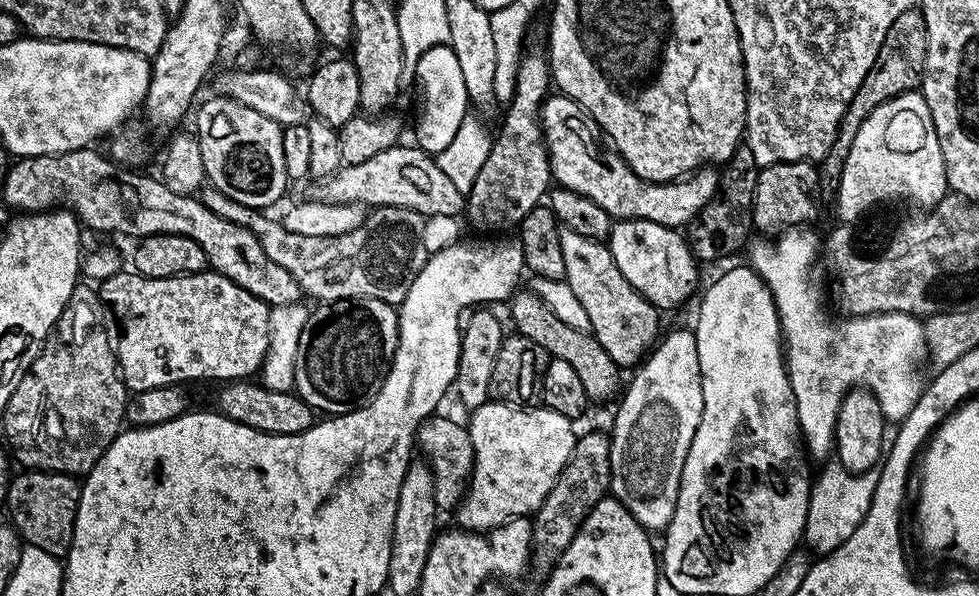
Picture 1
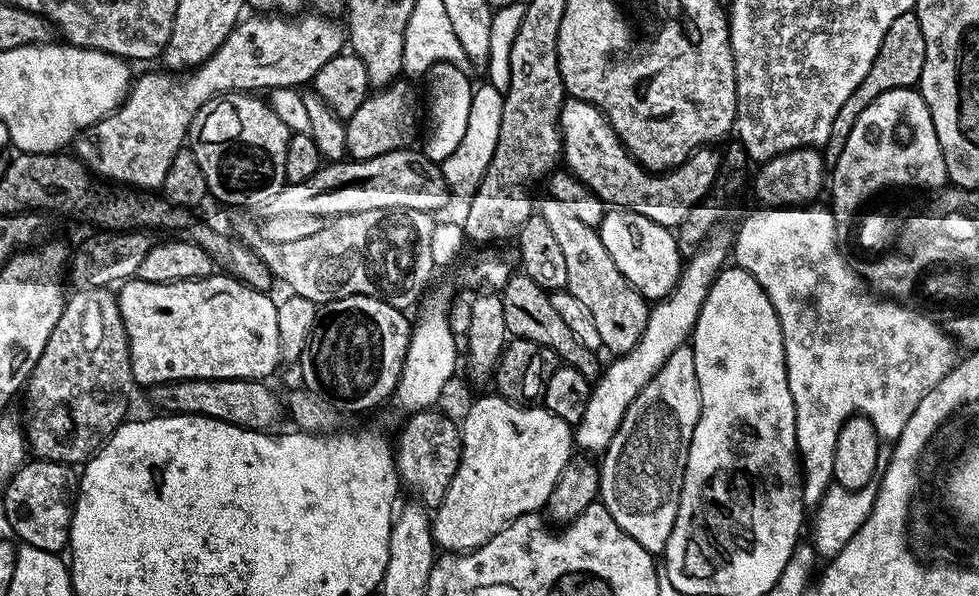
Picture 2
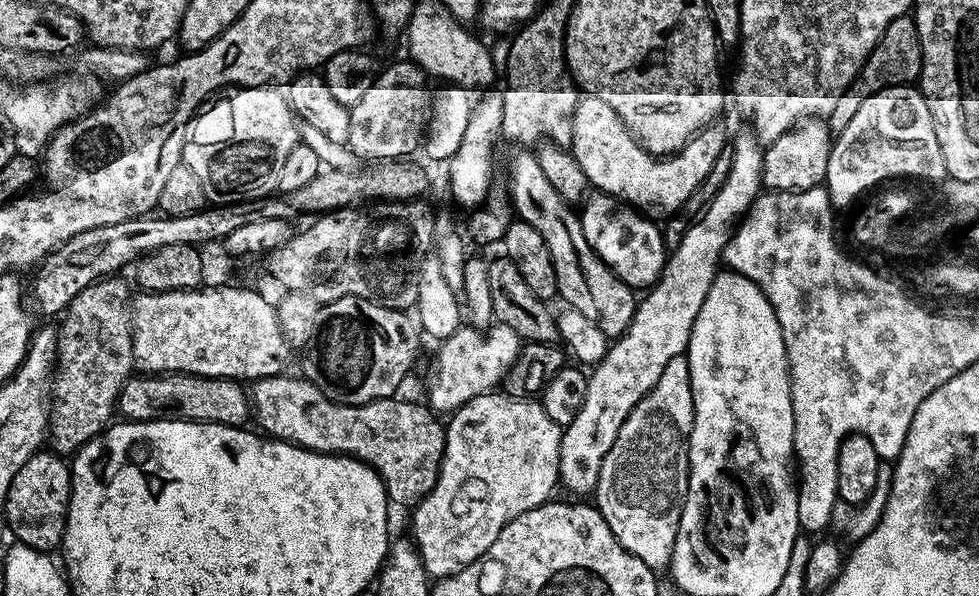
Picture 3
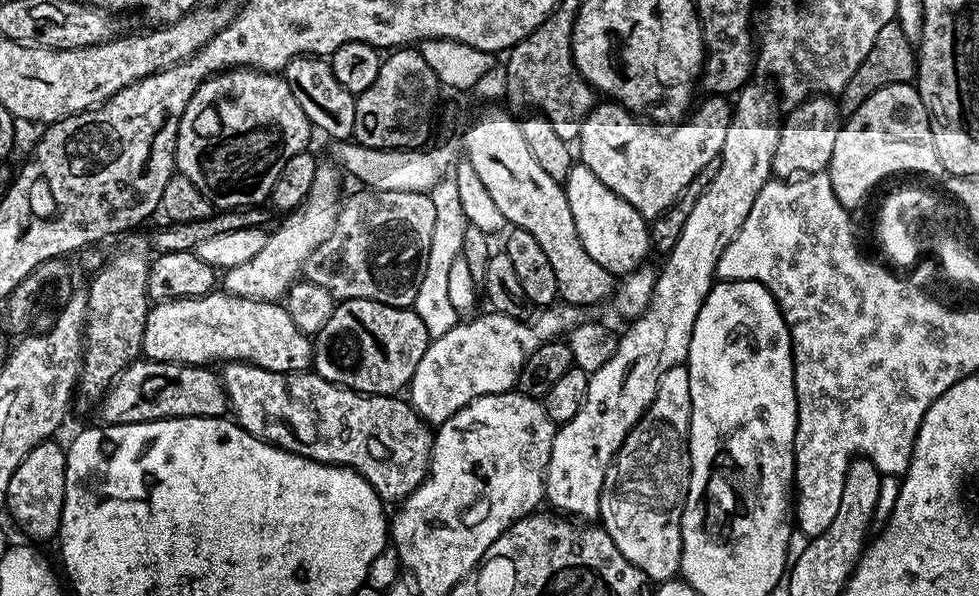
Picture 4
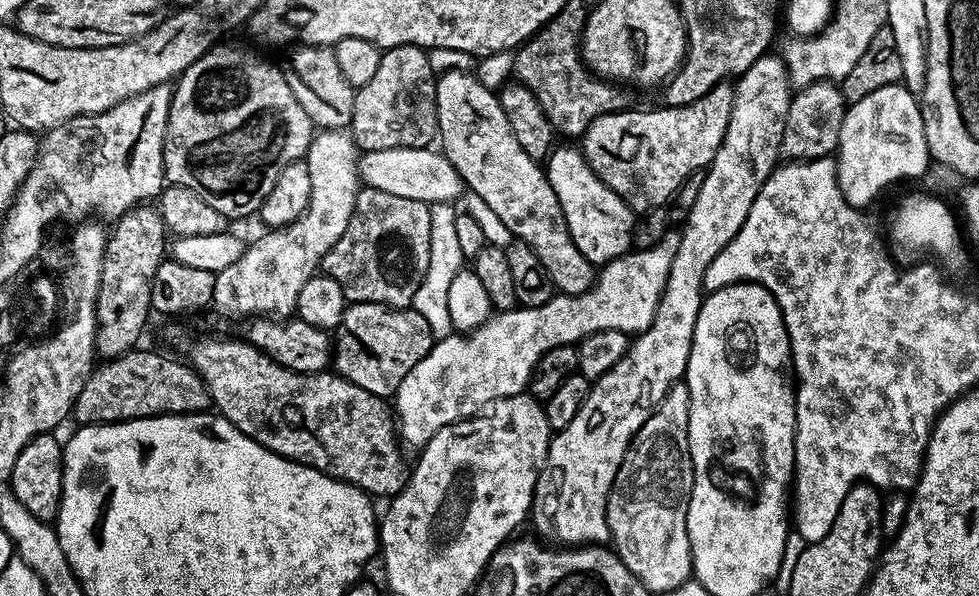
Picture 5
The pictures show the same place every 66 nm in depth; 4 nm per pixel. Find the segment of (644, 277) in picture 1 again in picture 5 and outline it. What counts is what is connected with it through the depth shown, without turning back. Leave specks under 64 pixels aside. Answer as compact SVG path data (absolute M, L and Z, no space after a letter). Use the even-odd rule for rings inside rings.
M579 147L558 148L547 157L546 175L550 186L554 186L554 194L558 194L574 246L578 246L578 250L582 250L582 254L594 266L603 266L619 256L625 256L634 244L632 209L621 196L601 182Z

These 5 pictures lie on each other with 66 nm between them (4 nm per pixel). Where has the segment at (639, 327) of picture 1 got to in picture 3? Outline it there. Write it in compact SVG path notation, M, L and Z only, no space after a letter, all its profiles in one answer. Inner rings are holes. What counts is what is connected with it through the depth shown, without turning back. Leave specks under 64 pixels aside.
M520 150L513 158L512 164L516 169L512 172L512 192L510 191L510 203L515 215L525 220L542 238L546 238L546 246L550 250L550 256L554 258L554 268L558 278L558 296L567 307L578 310L578 314L586 314L602 334L609 338L617 338L630 326L638 303L637 293L626 282L622 282L598 258L598 254L586 242L586 234L580 225L580 217L550 186L546 174L540 169L537 157L532 156L531 151Z

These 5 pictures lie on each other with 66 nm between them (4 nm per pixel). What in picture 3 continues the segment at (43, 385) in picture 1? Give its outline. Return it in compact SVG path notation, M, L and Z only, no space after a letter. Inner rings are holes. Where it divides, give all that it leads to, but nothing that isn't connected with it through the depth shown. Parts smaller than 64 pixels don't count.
M119 275L107 276L86 286L70 302L66 311L68 320L58 324L58 363L54 369L50 405L50 444L57 453L79 452L82 445L113 423L124 384L133 375L134 292L130 284L128 289L127 282L120 279Z

